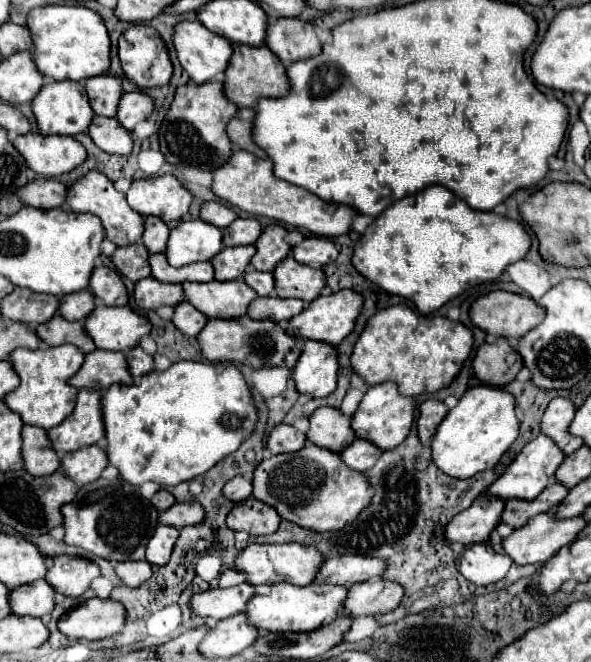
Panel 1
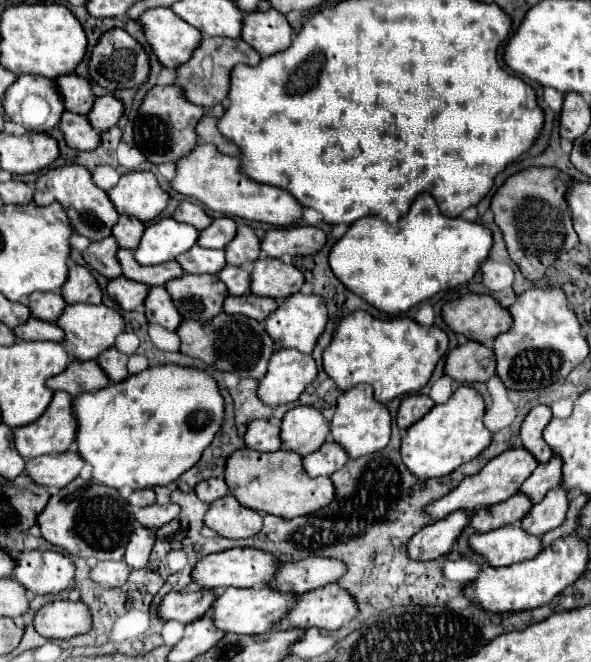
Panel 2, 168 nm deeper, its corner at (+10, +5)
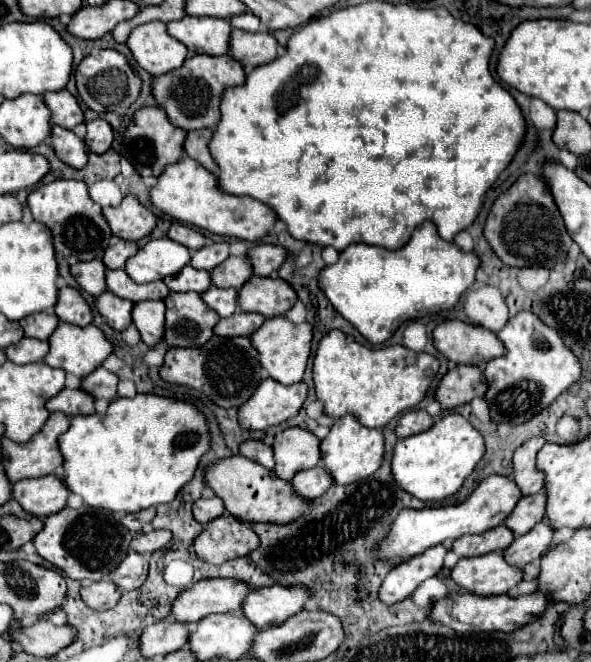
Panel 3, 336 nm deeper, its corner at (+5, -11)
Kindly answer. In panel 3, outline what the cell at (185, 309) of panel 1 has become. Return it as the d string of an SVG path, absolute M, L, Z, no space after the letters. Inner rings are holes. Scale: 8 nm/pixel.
M145 300L141 304L135 304L133 324L139 328L141 340L149 348L163 344L163 338L165 338L165 302Z

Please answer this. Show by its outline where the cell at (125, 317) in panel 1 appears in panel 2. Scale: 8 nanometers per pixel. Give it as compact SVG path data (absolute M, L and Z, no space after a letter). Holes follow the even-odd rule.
M72 304L72 306L66 306L64 312L60 314L60 318L56 320L56 324L64 330L64 340L62 340L62 346L74 346L74 358L84 362L84 360L94 360L100 352L108 350L116 336L124 332L124 320L122 316L104 306L104 304Z

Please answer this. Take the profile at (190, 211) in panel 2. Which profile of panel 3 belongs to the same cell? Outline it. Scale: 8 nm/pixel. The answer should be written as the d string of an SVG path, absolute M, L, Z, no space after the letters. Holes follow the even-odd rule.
M173 222L169 232L167 232L169 238L173 238L175 242L191 248L191 250L199 250L205 246L205 236L201 232L197 232L195 228L191 226L185 226L185 224L179 224L179 222Z

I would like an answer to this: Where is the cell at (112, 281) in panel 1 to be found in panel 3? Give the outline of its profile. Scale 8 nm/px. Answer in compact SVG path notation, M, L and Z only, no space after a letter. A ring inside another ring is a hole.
M59 288L59 300L55 304L55 314L61 322L75 326L89 326L93 322L93 312L83 294L77 288Z

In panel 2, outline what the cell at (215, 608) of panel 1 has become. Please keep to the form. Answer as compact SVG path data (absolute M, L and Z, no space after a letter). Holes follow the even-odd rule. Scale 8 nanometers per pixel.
M198 590L198 592L170 592L166 594L156 610L156 616L160 620L176 620L180 624L188 624L200 616L204 616L212 602L214 602L212 590Z

